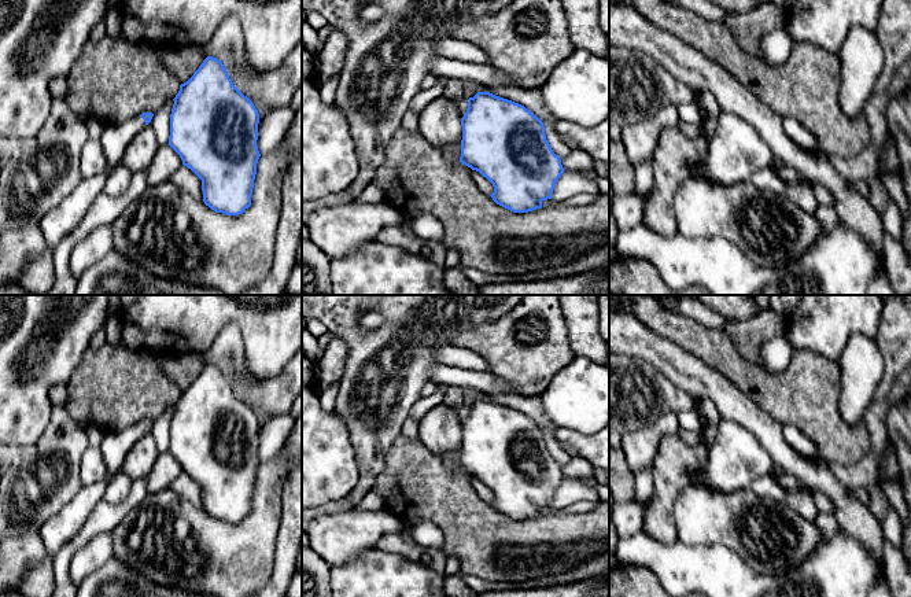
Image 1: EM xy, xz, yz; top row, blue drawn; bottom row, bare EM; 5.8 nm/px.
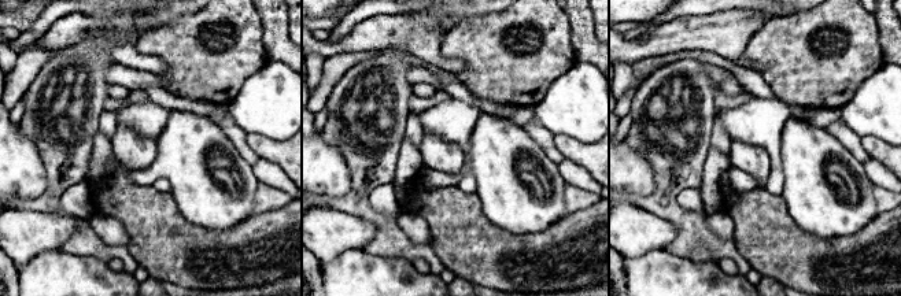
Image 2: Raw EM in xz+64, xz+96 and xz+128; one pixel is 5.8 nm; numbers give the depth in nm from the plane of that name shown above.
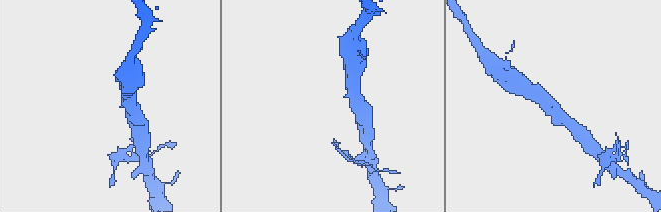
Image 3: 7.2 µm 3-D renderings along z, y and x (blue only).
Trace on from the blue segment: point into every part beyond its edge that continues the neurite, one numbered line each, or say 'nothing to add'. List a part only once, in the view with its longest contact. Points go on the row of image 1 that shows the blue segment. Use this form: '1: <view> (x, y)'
1: xy (62, 220)

